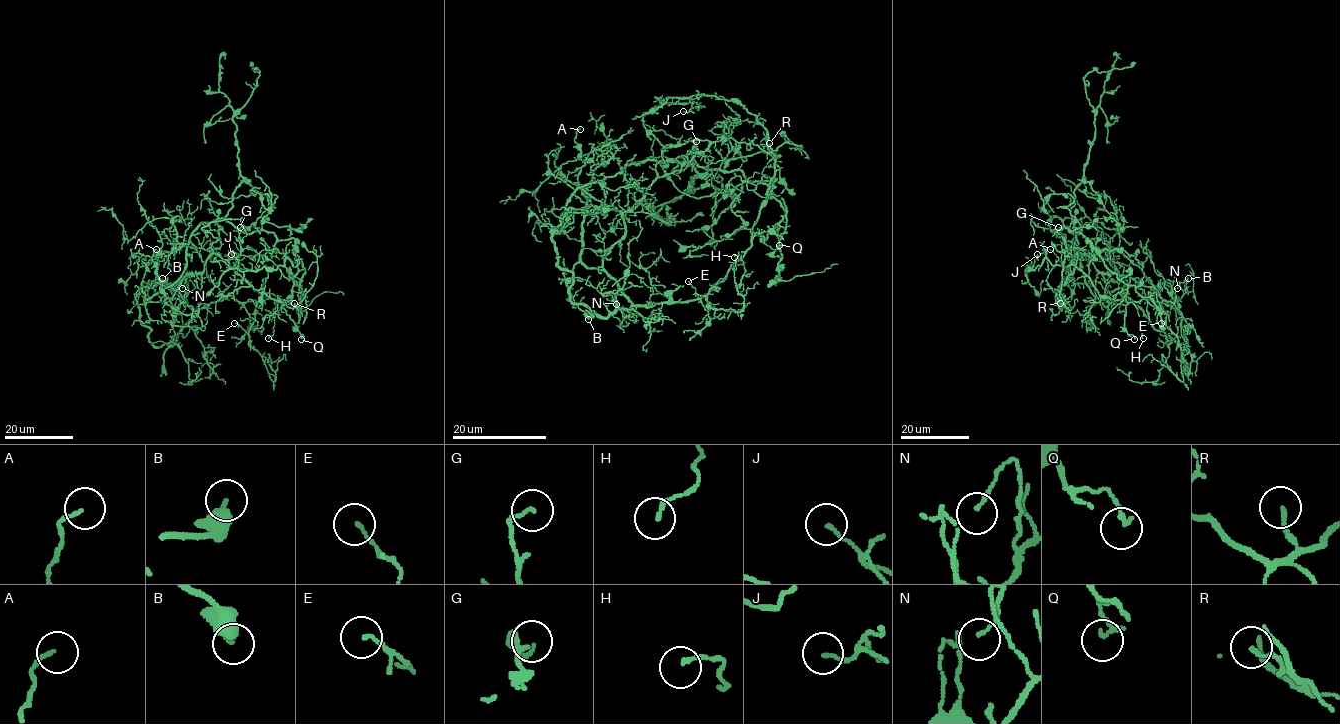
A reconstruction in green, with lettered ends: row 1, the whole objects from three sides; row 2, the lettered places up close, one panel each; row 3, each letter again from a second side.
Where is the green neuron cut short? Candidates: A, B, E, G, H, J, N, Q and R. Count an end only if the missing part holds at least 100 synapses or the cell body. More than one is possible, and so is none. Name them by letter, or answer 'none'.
none

